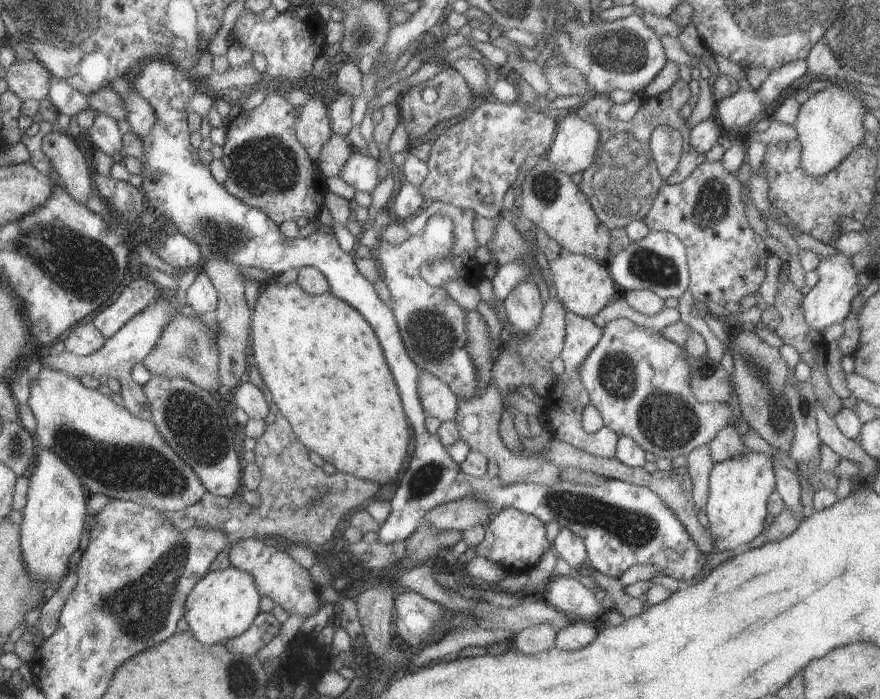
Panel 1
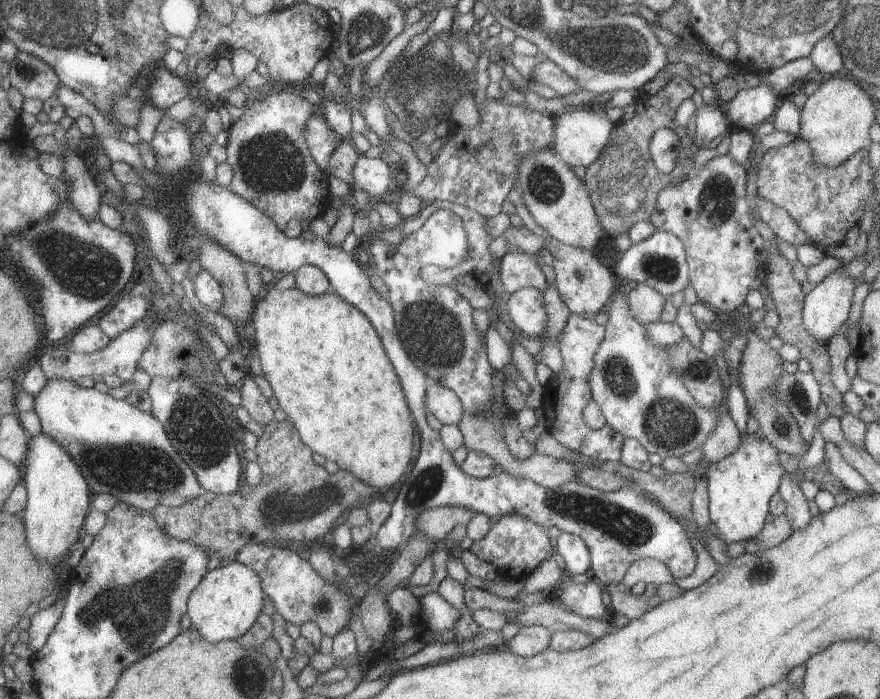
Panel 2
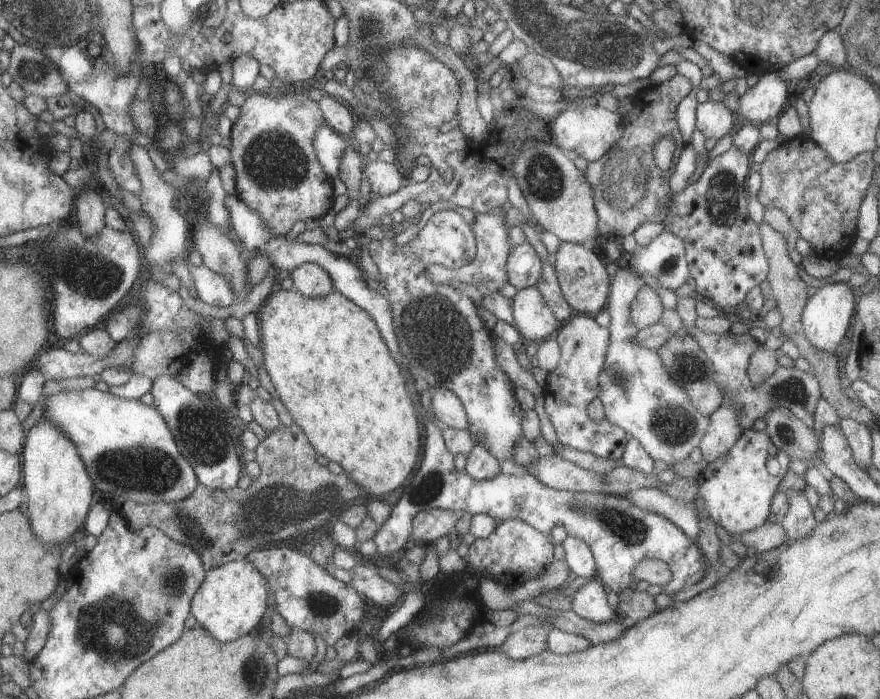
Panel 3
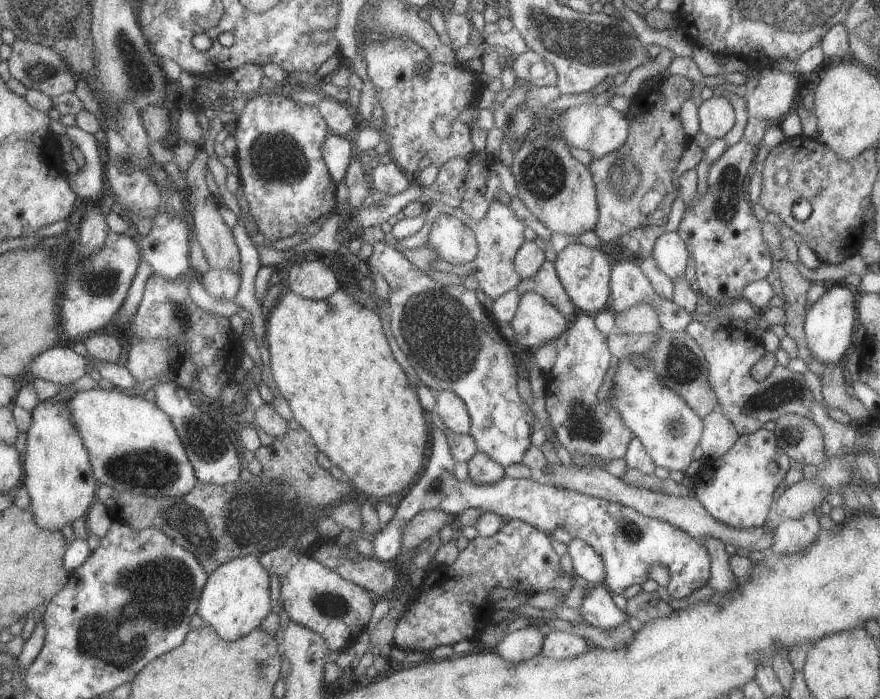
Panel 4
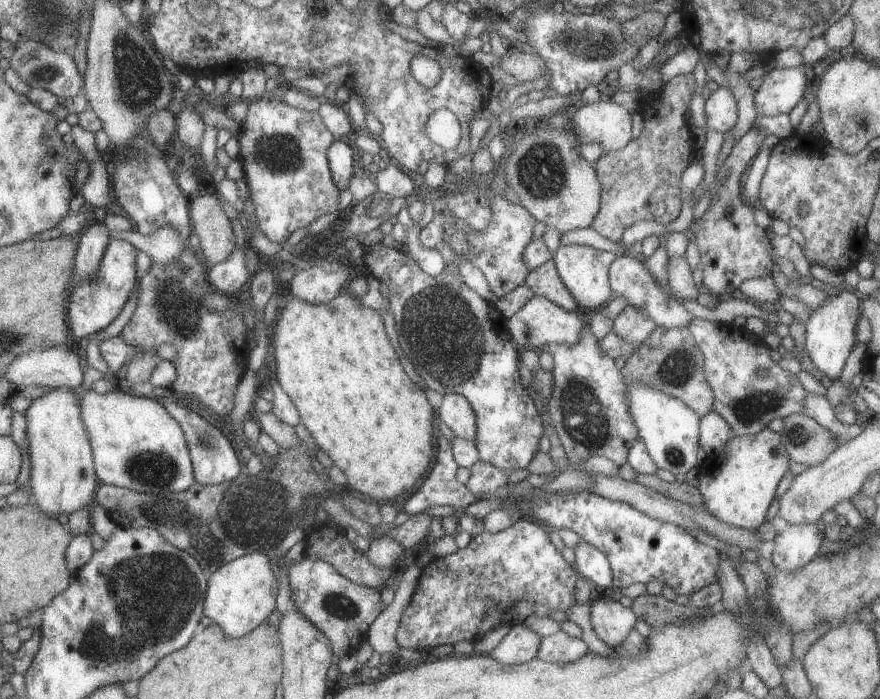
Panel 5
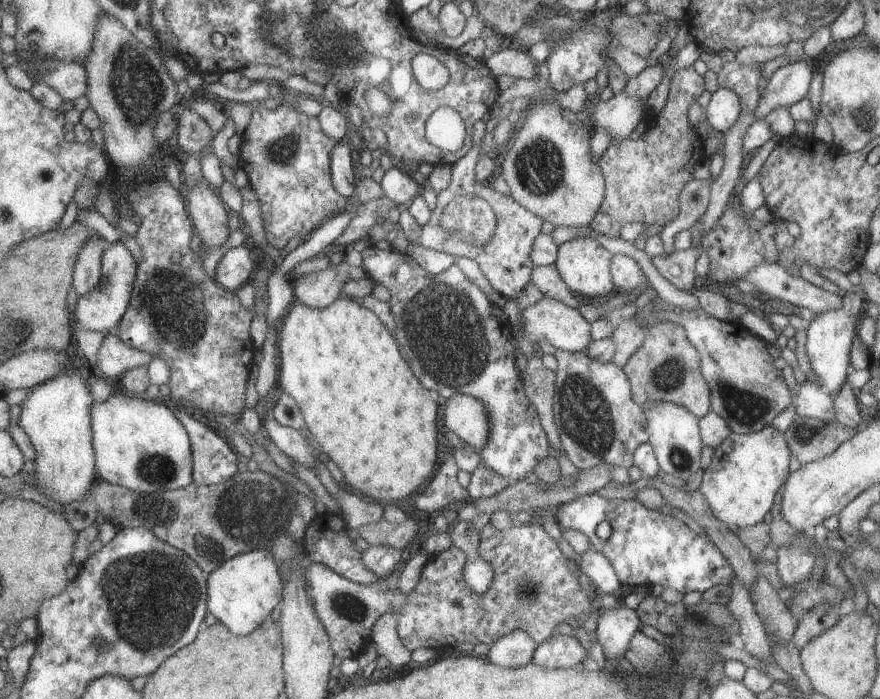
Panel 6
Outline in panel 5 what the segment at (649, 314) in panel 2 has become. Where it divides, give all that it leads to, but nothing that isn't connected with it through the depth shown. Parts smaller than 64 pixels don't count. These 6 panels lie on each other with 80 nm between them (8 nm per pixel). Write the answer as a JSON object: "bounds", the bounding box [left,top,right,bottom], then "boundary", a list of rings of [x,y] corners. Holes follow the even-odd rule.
{"bounds":[612,305,656,344],"boundary":[[[626,305],[612,321],[612,331],[627,344],[642,344],[656,327],[643,309],[631,305]]]}

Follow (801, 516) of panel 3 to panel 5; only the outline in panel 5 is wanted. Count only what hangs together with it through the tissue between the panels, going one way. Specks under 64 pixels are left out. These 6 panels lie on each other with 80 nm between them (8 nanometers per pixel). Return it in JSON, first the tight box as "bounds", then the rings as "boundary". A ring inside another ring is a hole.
{"bounds":[770,523,823,571],"boundary":[[[787,523],[783,530],[774,536],[770,557],[772,564],[782,571],[797,570],[817,555],[822,539],[823,536],[815,523]]]}

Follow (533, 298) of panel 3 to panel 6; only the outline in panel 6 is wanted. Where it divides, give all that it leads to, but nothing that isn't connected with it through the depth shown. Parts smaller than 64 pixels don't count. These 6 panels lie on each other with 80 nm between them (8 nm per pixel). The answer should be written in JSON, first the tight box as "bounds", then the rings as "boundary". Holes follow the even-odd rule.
{"bounds":[519,296,589,352],"boundary":[[[542,296],[537,302],[521,311],[519,328],[530,342],[549,341],[556,349],[577,352],[589,344],[589,325],[577,309],[565,306],[562,302]]]}

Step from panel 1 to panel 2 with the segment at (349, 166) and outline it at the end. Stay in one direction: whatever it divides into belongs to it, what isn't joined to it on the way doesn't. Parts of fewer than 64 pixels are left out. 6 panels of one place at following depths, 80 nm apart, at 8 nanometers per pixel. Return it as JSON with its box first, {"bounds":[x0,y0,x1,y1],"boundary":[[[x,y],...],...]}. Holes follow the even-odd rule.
{"bounds":[351,153,389,199],"boundary":[[[358,153],[351,167],[352,188],[367,192],[371,199],[381,197],[389,186],[389,168],[385,161]]]}

